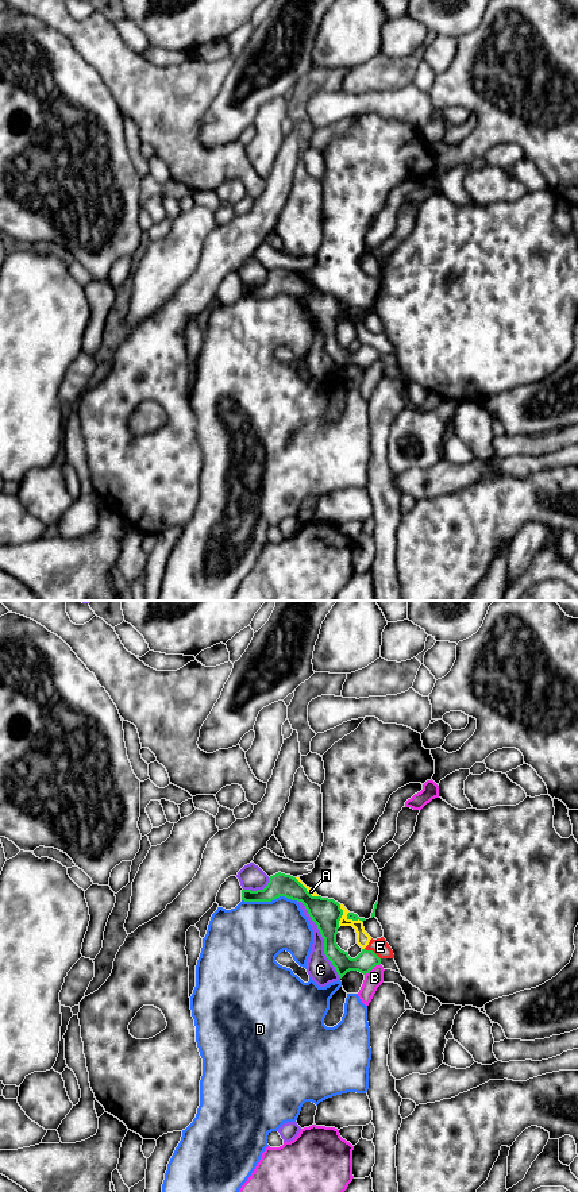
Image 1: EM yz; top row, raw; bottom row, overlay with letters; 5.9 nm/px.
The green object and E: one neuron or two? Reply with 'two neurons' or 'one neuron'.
two neurons

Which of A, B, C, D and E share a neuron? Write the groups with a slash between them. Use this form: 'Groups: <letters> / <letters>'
Groups: A E / B / C / D

